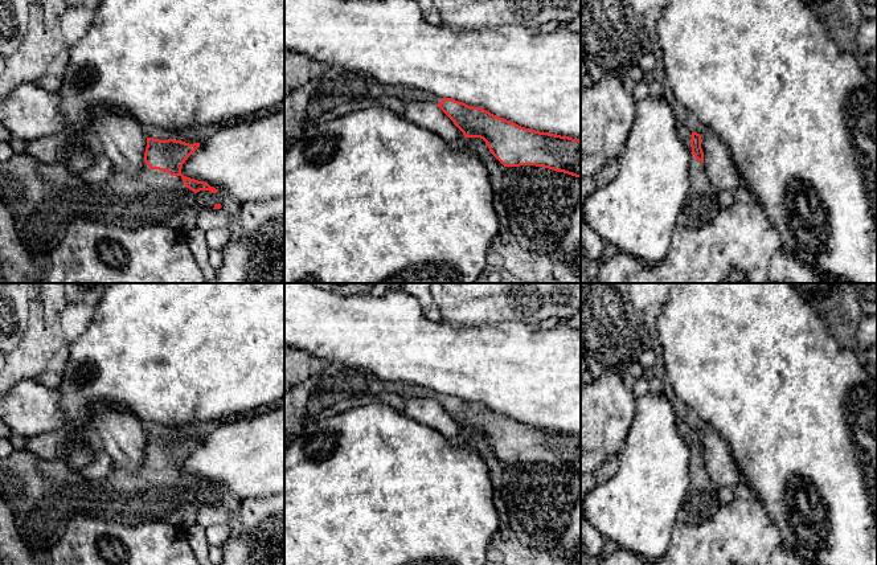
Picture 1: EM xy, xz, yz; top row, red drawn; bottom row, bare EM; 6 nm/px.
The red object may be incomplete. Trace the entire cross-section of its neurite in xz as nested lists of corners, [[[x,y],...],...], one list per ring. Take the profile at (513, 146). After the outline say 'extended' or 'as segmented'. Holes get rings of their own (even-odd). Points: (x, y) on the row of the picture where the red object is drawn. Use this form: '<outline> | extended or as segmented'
[[[332,66],[321,74],[310,101],[304,123],[307,127],[311,126],[313,118],[321,115],[325,111],[332,111],[339,105],[360,102],[365,98],[384,97],[393,97],[405,103],[422,101],[437,105],[454,122],[454,124],[463,132],[466,138],[483,139],[487,143],[491,153],[504,167],[536,165],[581,177],[579,139],[525,128],[511,120],[499,118],[481,107],[468,106],[452,98],[434,97],[433,94],[421,89],[386,85],[366,73],[358,73],[356,70],[348,70],[337,66]]] | extended

